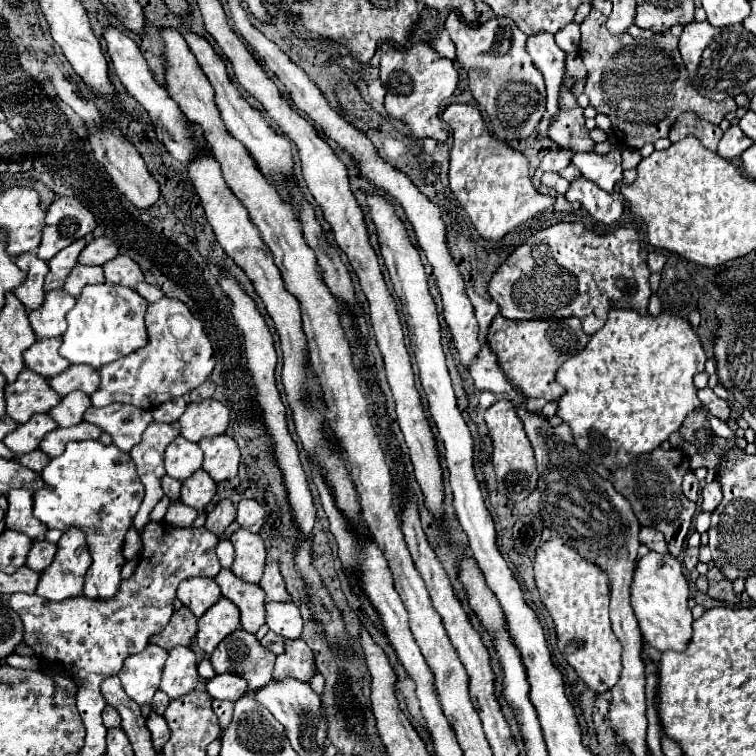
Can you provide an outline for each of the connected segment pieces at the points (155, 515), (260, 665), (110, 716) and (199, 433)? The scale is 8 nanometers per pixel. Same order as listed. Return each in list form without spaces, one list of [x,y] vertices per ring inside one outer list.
[[[164,495],[163,498],[159,501],[159,503],[154,507],[153,511],[151,512],[149,516],[150,519],[152,521],[162,522],[166,515],[169,503],[170,499],[166,495]]]
[[[241,627],[227,635],[211,655],[215,673],[235,673],[247,681],[246,694],[271,681],[273,661],[275,655],[265,649],[253,633],[247,633]]]
[[[107,705],[107,707],[103,709],[103,725],[105,725],[107,729],[110,729],[119,727],[119,723],[121,723],[121,717],[119,717],[117,709],[111,709],[111,705]]]
[[[217,399],[187,403],[187,409],[179,419],[181,435],[195,443],[203,437],[223,435],[227,425],[229,425],[229,409]]]

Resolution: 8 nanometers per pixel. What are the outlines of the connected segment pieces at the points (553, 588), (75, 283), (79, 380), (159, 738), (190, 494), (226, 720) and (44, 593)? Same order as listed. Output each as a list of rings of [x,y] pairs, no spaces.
[[[549,539],[537,549],[535,555],[535,585],[541,603],[547,607],[555,631],[559,649],[565,661],[595,693],[609,691],[621,673],[621,645],[611,631],[609,623],[609,579],[607,575],[581,559],[577,551],[569,549],[561,539]]]
[[[75,265],[73,271],[69,273],[67,281],[65,281],[65,291],[71,293],[73,297],[79,297],[81,289],[89,283],[105,283],[103,277],[103,269],[101,267],[87,267],[87,265]]]
[[[69,365],[63,373],[47,381],[59,395],[67,395],[77,389],[91,395],[99,387],[99,371],[89,365]]]
[[[149,713],[149,717],[147,717],[147,729],[151,731],[151,739],[153,739],[155,751],[161,751],[161,747],[169,739],[167,721],[161,715],[157,715],[157,713]]]
[[[197,469],[193,477],[187,477],[181,487],[181,501],[197,511],[203,511],[203,507],[213,499],[215,493],[215,481],[205,473],[203,469]]]
[[[213,701],[213,711],[215,711],[215,715],[217,715],[221,731],[225,731],[231,723],[233,715],[233,702]]]
[[[77,527],[65,529],[57,543],[53,563],[41,573],[35,593],[49,601],[63,601],[83,595],[83,577],[93,559],[85,533]]]

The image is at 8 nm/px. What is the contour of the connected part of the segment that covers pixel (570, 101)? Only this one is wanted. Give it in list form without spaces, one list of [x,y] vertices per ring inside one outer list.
[[[563,79],[559,103],[561,111],[553,119],[549,127],[549,139],[555,141],[560,149],[573,152],[591,152],[595,147],[595,141],[589,137],[589,131],[585,129],[585,117],[583,109],[577,105],[577,99],[569,93],[573,81]]]

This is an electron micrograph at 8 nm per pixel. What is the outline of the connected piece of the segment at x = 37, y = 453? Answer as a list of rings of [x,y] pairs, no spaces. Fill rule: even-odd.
[[[35,449],[33,453],[25,453],[25,455],[21,455],[19,461],[21,461],[25,467],[29,467],[29,469],[41,473],[43,467],[49,463],[49,455],[45,455],[41,449]]]

